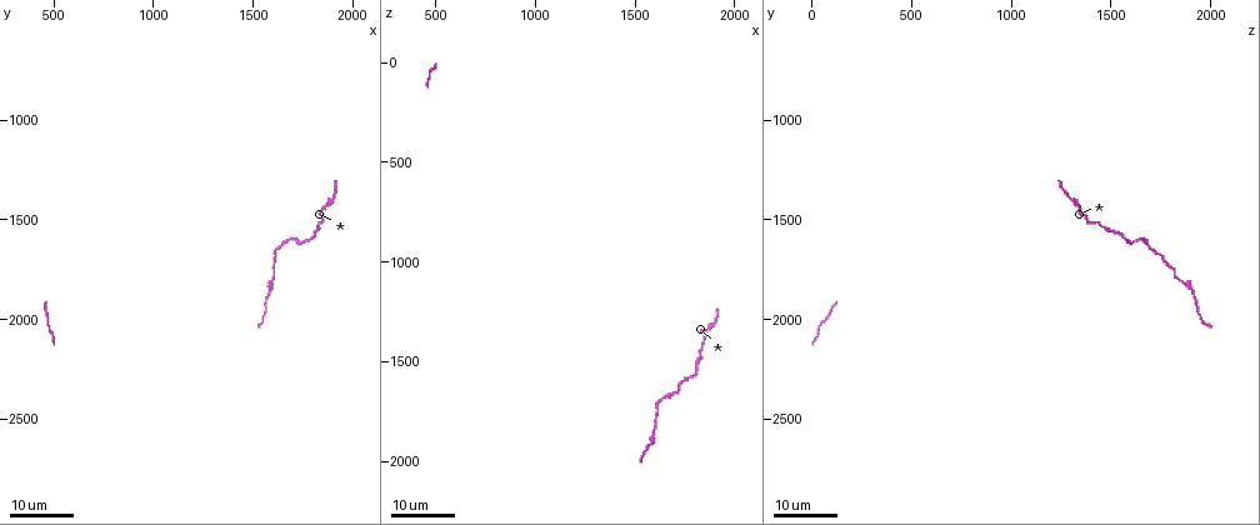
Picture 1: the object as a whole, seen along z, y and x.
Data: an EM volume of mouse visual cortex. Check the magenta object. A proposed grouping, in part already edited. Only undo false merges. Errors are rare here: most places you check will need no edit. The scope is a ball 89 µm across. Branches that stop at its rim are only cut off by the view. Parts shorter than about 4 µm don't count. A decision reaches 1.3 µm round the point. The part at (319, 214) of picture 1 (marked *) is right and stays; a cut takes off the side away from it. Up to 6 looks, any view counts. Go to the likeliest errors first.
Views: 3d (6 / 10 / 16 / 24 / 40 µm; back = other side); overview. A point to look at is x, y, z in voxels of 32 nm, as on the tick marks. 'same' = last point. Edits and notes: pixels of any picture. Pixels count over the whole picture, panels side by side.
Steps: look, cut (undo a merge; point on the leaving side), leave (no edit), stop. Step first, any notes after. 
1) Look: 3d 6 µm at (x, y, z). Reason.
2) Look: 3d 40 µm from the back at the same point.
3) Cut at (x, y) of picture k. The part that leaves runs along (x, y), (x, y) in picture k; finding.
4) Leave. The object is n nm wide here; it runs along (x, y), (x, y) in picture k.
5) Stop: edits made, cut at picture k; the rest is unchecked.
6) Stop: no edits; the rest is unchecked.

Look: 3d 24 µm at (1690, 1590, 1670). Thick turns thin.

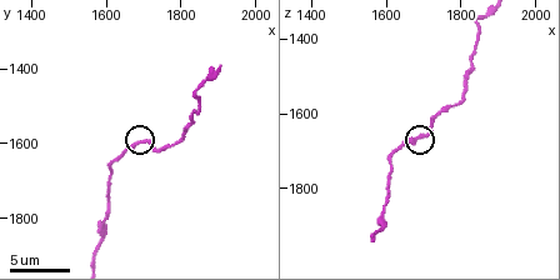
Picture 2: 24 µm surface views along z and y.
Look: 3d 6 µm at (1690, 1600, 1660). Zoom in.

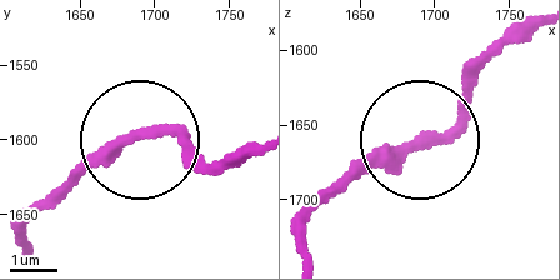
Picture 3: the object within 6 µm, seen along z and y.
Leave. It runs along (253, 144), (205, 159), (178, 139), (134, 139), (54, 208) in picture 3; continuous, no second neuron.

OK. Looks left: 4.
Look: 3d 24 µm at (1870, 1420, 1310). Calibre changes.

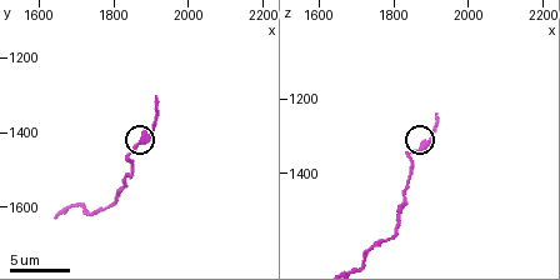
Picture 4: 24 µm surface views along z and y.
Look: 3d 6 µm at (1890, 1410, 1320). Closer look.

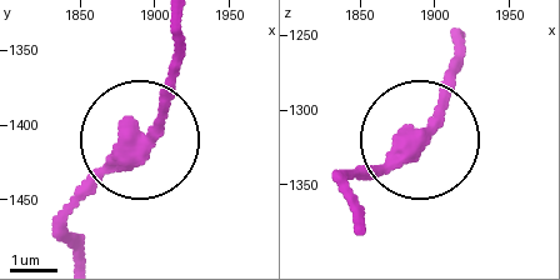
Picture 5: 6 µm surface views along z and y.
Leave. It runs along (50, 228), (145, 125), (178, 56) in picture 5; one neuron here.

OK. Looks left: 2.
Look: 3d 6 µm at (1580, 1860, 1900). Calibre changes.

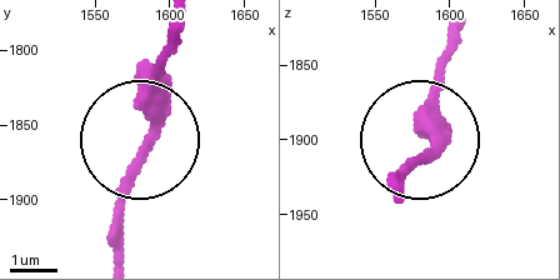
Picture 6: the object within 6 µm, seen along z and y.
Leave. One neuron here.

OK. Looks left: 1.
Stop: no edits; the rest is unchecked.

